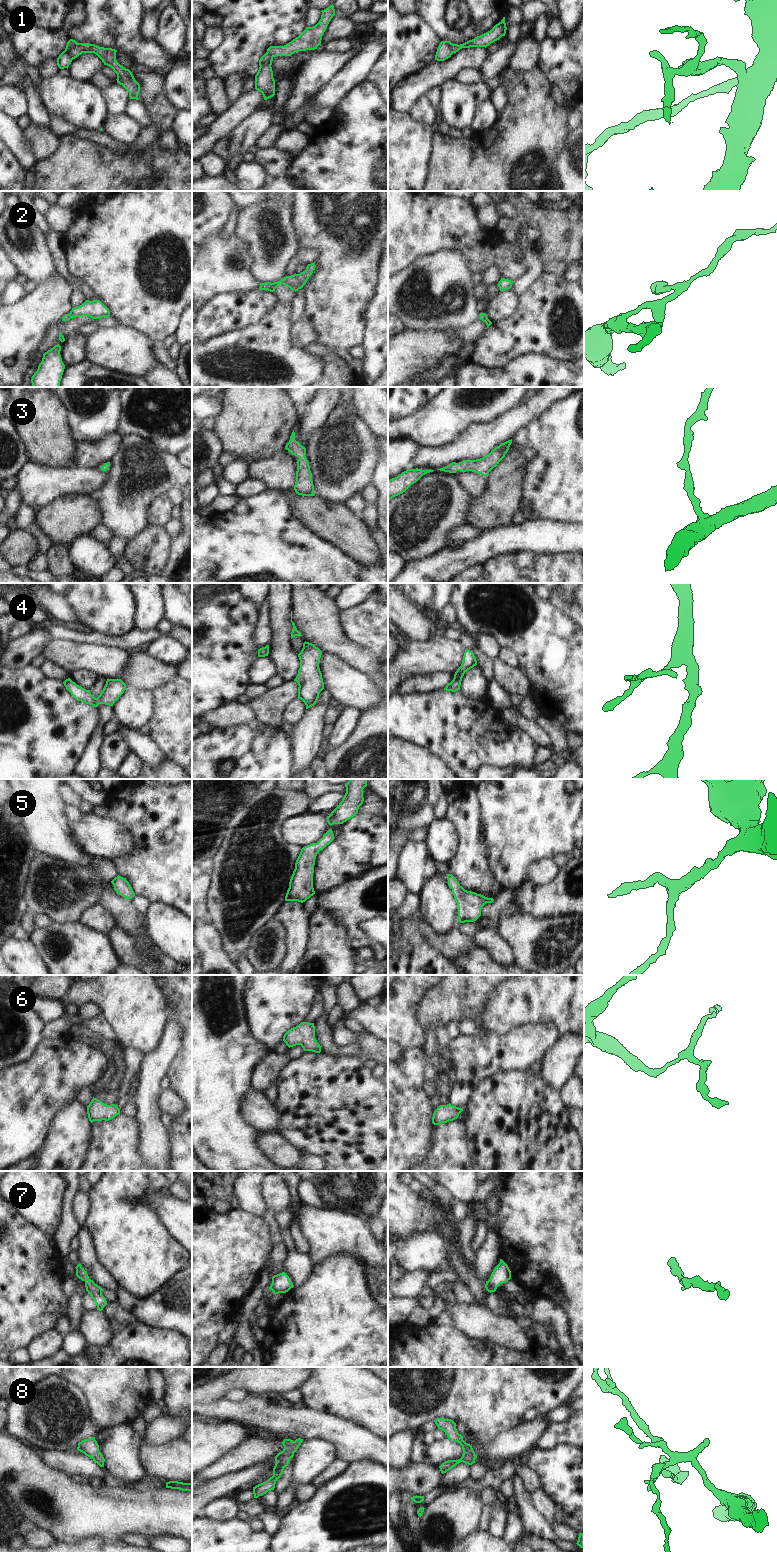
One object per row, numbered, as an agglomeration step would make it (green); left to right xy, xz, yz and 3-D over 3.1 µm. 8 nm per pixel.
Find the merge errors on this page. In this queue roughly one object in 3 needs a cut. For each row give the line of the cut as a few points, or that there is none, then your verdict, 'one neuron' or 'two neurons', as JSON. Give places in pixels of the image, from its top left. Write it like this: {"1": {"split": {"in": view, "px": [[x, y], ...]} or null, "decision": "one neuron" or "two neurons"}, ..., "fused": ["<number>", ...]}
{"1": {"split": {"in": "xy", "px": [[76, 42], [70, 49], [70, 57], [72, 59]]}, "decision": "two neurons"}, "2": {"split": null, "decision": "one neuron"}, "3": {"split": null, "decision": "one neuron"}, "4": {"split": null, "decision": "one neuron"}, "5": {"split": null, "decision": "one neuron"}, "6": {"split": null, "decision": "one neuron"}, "7": {"split": null, "decision": "one neuron"}, "8": {"split": null, "decision": "one neuron"}, "fused": ["1"]}

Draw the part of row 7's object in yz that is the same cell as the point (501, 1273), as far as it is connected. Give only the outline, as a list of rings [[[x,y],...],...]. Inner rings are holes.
[[[500,1259],[500,1263],[494,1268],[490,1279],[486,1281],[485,1288],[488,1292],[495,1292],[501,1283],[506,1283],[511,1279],[511,1271],[508,1265]]]

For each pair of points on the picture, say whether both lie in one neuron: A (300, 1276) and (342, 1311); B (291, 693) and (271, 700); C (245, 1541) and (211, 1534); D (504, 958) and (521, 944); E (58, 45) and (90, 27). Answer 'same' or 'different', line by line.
A: different
B: same
C: same
D: different
E: different

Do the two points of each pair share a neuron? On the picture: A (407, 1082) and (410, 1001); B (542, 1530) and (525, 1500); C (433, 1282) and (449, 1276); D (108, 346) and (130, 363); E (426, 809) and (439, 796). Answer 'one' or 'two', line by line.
A: two
B: one
C: one
D: one
E: two

